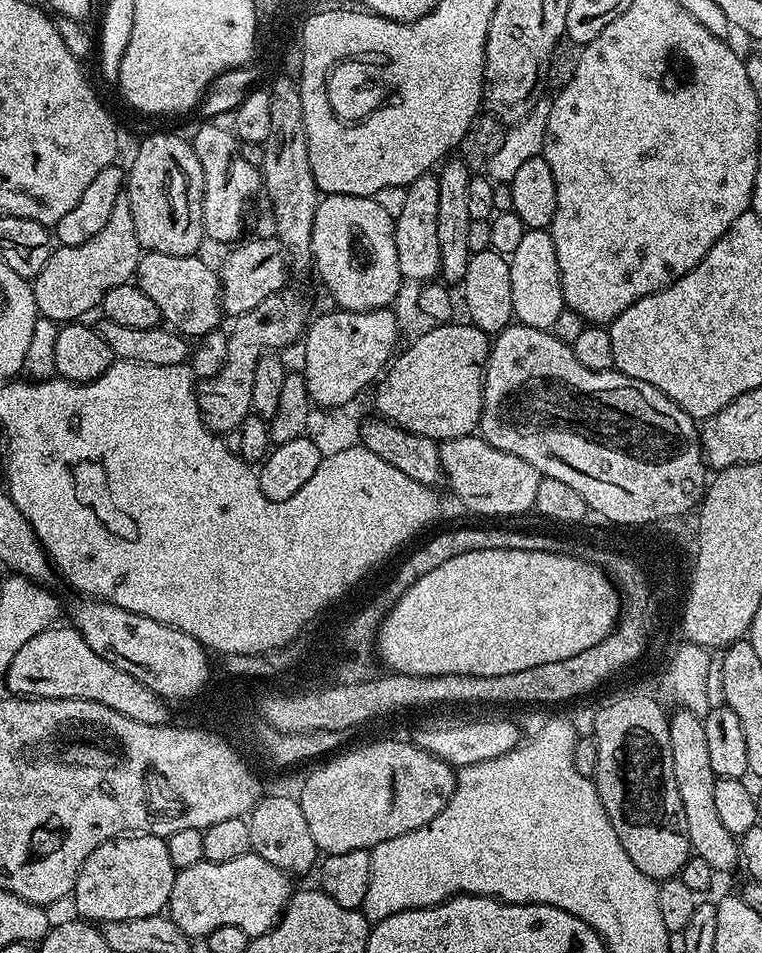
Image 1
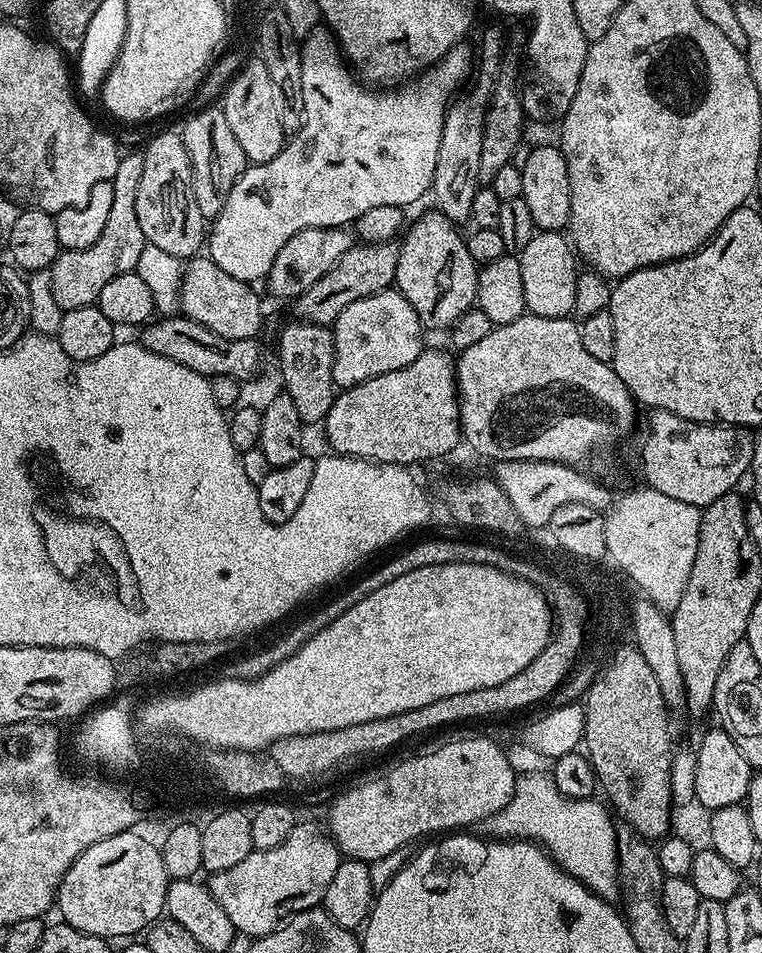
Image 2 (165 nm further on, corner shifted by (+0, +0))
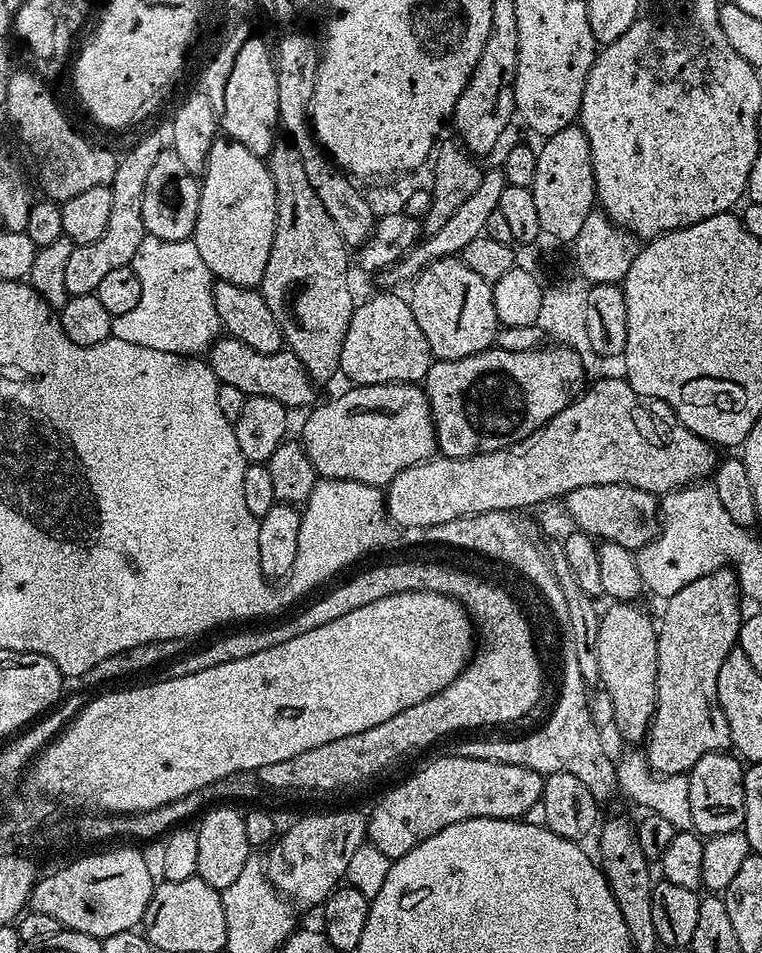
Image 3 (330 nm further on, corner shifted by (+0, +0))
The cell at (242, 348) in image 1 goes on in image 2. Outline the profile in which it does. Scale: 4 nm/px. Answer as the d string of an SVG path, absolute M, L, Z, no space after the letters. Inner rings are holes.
M364 242L353 246L342 256L336 267L332 268L310 290L295 297L296 312L301 321L331 326L336 323L338 314L350 306L350 302L358 302L358 298L373 296L379 292L389 291L396 283L400 244L396 242Z

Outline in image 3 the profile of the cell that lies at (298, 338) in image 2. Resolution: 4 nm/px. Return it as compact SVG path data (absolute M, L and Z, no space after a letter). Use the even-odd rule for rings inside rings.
M277 142L266 158L266 167L276 191L276 225L270 258L266 258L266 274L262 274L258 291L264 297L266 306L270 306L270 314L274 314L282 330L287 351L294 353L298 362L302 362L302 366L308 371L308 377L313 382L337 379L342 342L346 342L346 330L350 330L354 307L352 288L348 285L349 245L345 244L338 226L334 226L334 218L326 214L322 198L314 194L314 186L310 186L310 178L306 178L306 166L302 166L302 158L295 144Z

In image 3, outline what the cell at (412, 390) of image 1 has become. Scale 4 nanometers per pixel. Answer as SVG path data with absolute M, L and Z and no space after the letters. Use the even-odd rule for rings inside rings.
M419 383L361 384L349 389L349 392L344 392L341 396L326 401L325 404L317 403L304 420L302 443L317 477L387 486L394 477L402 474L402 470L421 464L424 460L433 459L437 451L436 423L432 420L428 393Z

